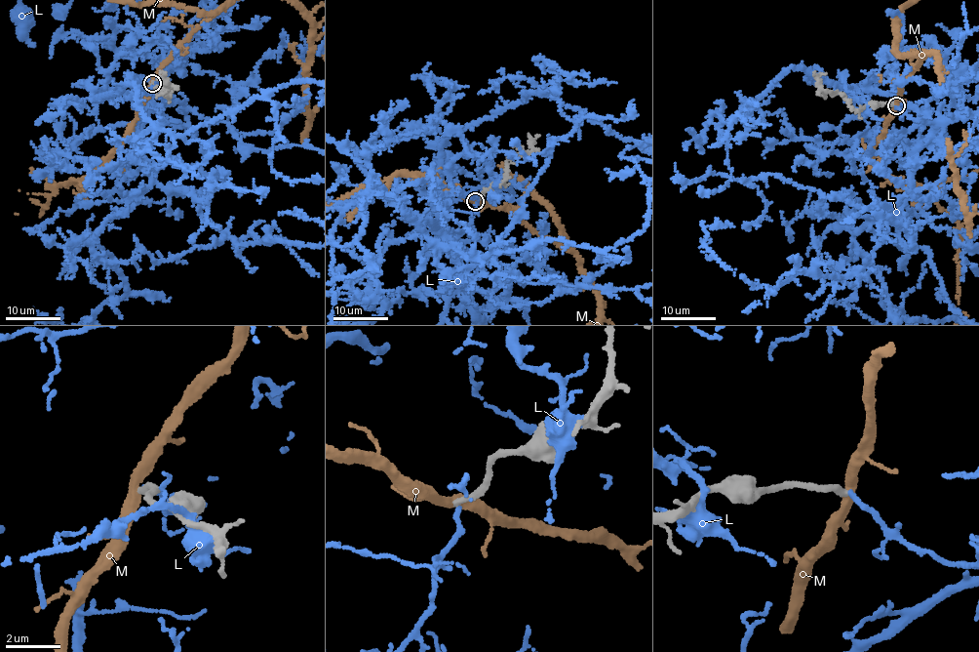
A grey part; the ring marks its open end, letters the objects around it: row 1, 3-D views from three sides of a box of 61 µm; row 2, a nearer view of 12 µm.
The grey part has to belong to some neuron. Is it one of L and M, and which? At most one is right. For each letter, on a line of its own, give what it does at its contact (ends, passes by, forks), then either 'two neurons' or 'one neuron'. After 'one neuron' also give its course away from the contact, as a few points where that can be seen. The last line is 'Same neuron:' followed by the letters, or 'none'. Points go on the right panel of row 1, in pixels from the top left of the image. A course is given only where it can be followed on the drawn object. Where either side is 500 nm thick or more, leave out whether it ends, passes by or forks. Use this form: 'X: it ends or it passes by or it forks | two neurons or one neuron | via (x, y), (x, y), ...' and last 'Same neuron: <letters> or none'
L: it ends | two neurons
M: it passes by | two neurons
Same neuron: none

